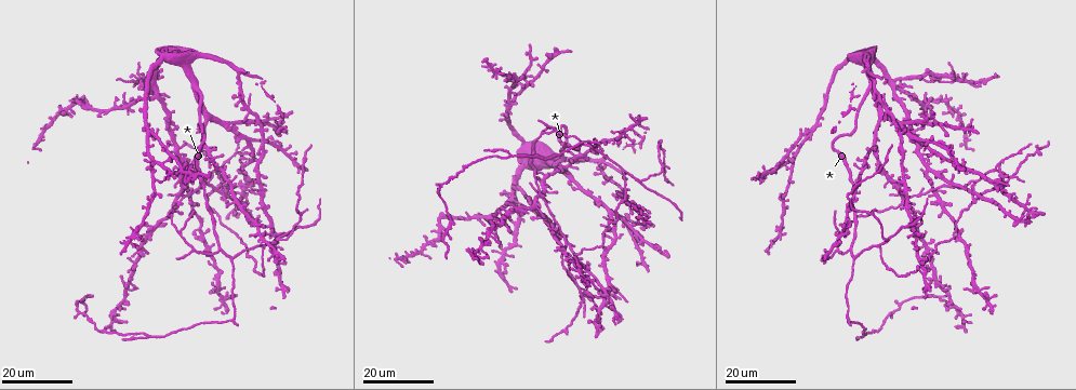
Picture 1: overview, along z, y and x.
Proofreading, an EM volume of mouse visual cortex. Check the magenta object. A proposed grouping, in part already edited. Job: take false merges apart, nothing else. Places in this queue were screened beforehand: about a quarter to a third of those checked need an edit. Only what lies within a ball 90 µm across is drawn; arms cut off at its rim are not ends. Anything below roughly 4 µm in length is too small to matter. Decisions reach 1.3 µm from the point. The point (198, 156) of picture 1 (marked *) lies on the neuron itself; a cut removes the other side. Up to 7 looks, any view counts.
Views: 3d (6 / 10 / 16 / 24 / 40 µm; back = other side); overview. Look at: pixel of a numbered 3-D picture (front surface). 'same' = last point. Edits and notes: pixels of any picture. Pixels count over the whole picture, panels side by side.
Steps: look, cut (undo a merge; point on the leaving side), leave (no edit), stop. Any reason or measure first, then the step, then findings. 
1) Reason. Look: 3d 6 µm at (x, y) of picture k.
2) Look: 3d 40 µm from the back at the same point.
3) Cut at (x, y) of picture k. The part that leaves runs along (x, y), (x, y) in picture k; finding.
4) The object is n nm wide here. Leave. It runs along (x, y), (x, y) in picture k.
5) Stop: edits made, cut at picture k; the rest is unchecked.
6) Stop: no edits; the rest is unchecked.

Two arms in line, one across. Look: 3d 24 µm at (628, 172) of picture 1.

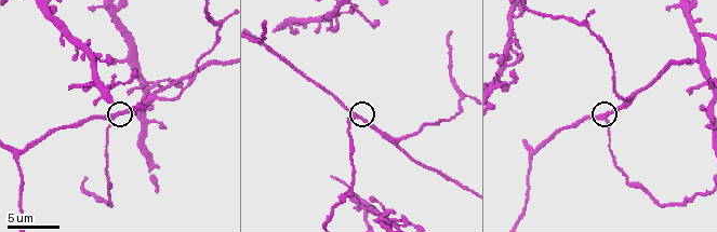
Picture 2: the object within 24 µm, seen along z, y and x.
Zoom in. Look: 3d 10 µm at (606, 117) of picture 2.

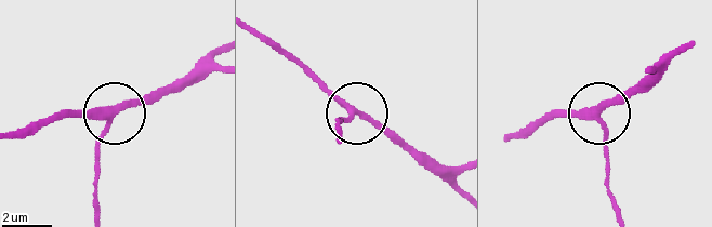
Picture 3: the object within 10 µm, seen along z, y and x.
The side arm is 53 µm long. Leave. It runs along (509, 136), (556, 117), (588, 117), (635, 94) in picture 3; one neuron here.

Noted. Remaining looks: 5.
Four or more arms meet. Look: 3d 10 µm at (148, 87) of picture 2.

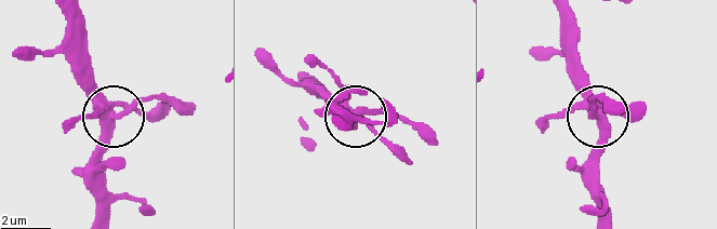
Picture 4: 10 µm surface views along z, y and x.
Look: 3d 6 µm at (119, 113) of picture 4.

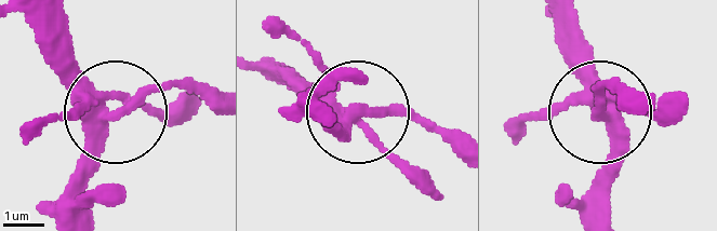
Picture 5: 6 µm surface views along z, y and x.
4 arms meet here. Leave. All the same neuron.

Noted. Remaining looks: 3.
Three arms meet. Look: 3d 6 µm at (16, 158) of picture 2.

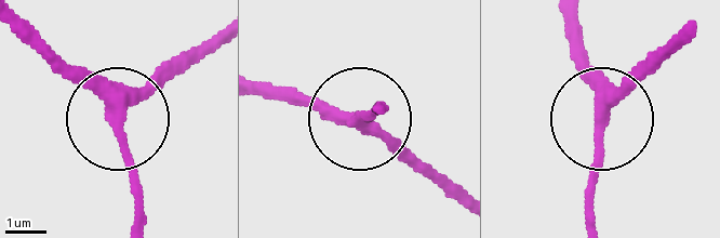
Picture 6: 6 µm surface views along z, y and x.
Look: 3d 6 µm from the back at (117, 122) of picture 6.

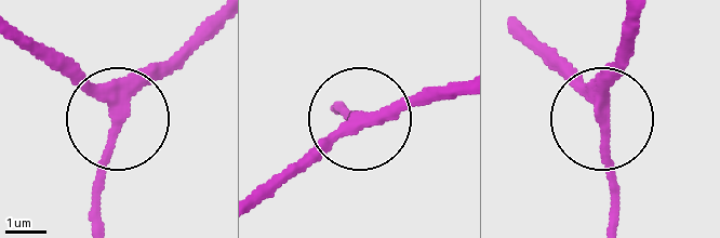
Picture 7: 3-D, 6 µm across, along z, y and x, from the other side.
Leave. It runs along (462, 90), (431, 90), (355, 121), (310, 159) in picture 7; continuous, no second neuron.

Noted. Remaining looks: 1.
Stop: no edits; the rest is unchecked.

